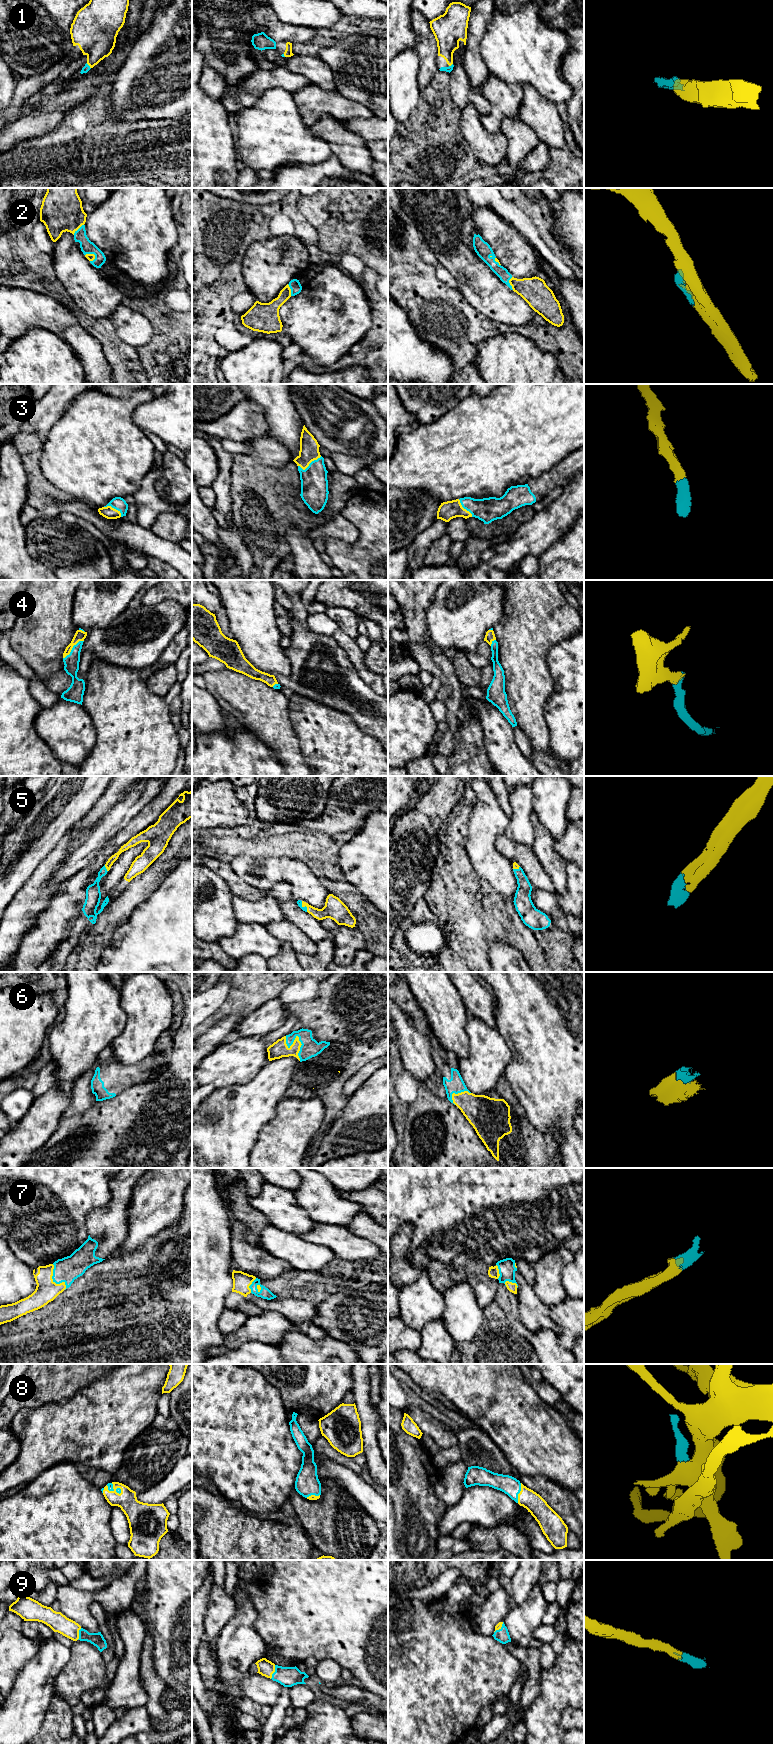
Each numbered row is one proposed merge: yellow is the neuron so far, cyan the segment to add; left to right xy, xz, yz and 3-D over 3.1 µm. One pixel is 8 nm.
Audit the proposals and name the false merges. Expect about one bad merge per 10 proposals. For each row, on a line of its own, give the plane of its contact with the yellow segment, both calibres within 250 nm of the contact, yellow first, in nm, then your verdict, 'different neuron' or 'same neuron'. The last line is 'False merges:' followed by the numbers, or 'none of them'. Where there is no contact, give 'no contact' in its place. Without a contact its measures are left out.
1: contact in xy; calibres 320 and 60 nm; same neuron
2: contact in yz; calibres 220 and 90 nm; same neuron
3: contact in xz; calibres 160 and 220 nm; same neuron
4: contact in xy; calibres 90 and 120 nm; same neuron
5: contact in xy; calibres 120 and 130 nm; same neuron
6: contact in xz; calibres 140 and 150 nm; same neuron
7: contact in xy; calibres 180 and 200 nm; same neuron
8: contact in yz; calibres 160 and 150 nm; same neuron
9: contact in xz; calibres 130 and 160 nm; same neuron
False merges: none of them

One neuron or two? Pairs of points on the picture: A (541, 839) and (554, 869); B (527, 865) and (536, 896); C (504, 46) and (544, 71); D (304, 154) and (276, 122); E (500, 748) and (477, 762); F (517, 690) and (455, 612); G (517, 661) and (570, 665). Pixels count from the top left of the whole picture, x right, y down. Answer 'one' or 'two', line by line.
A: one
B: two
C: one
D: one
E: two
F: two
G: two

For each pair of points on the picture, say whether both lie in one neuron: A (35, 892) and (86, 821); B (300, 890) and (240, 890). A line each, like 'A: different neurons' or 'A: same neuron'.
A: same neuron
B: different neurons

